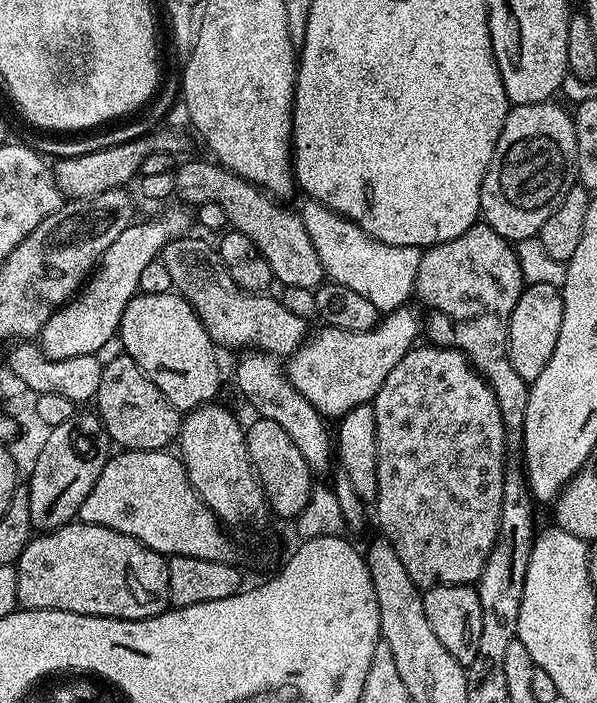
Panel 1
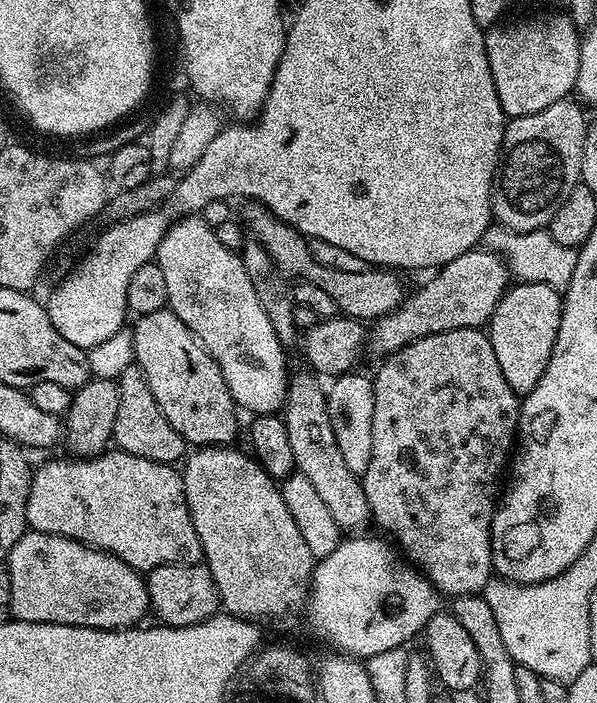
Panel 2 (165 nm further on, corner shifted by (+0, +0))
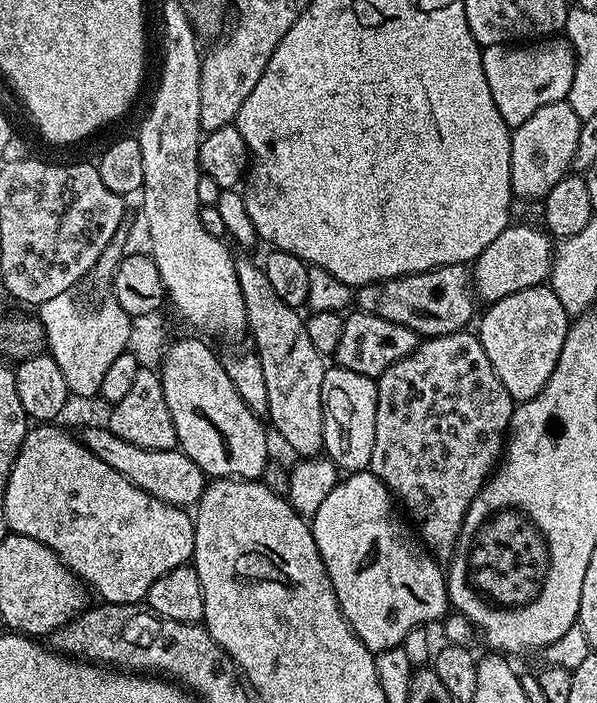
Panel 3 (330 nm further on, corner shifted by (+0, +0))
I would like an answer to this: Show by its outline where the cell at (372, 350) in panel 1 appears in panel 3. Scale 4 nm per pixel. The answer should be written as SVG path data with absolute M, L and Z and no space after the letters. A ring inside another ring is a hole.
M509 223L508 228L502 230L502 234L498 234L498 238L494 238L494 242L482 250L482 254L476 256L470 275L481 301L501 300L510 294L518 294L518 290L543 285L549 279L554 244L547 231L537 228L531 228L528 224Z

